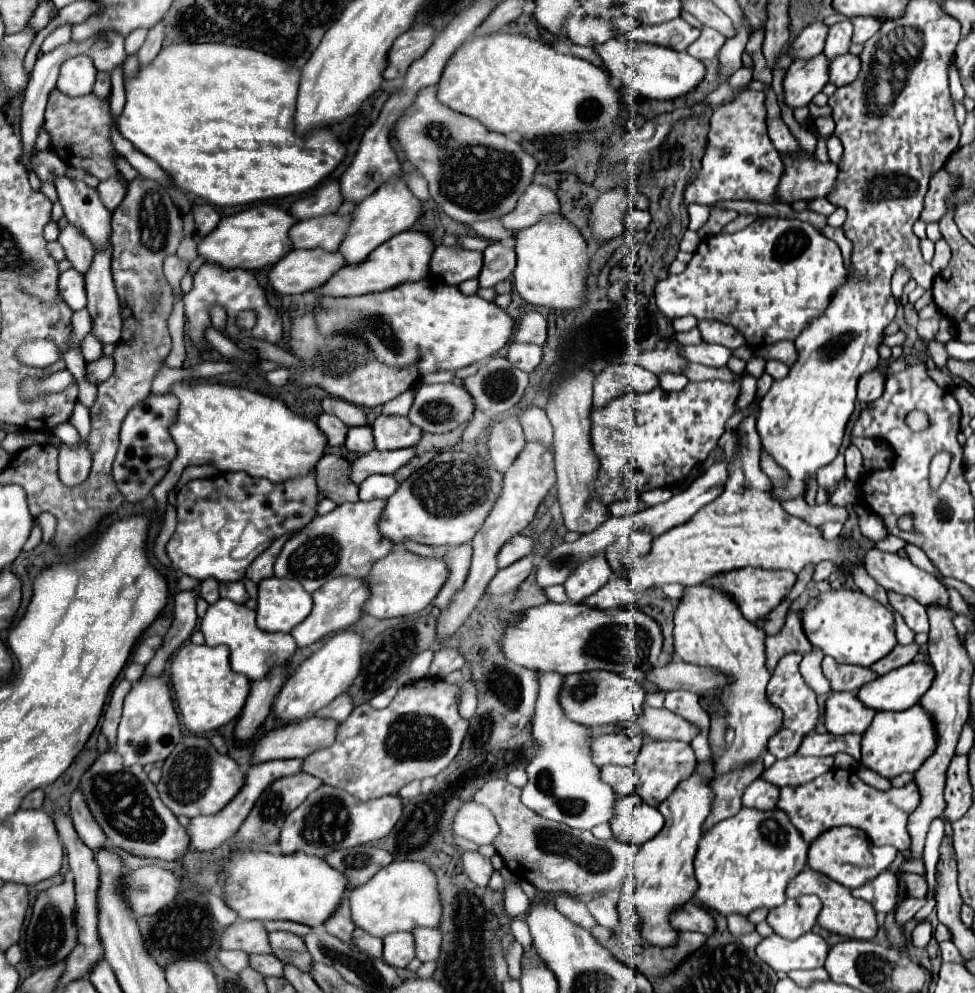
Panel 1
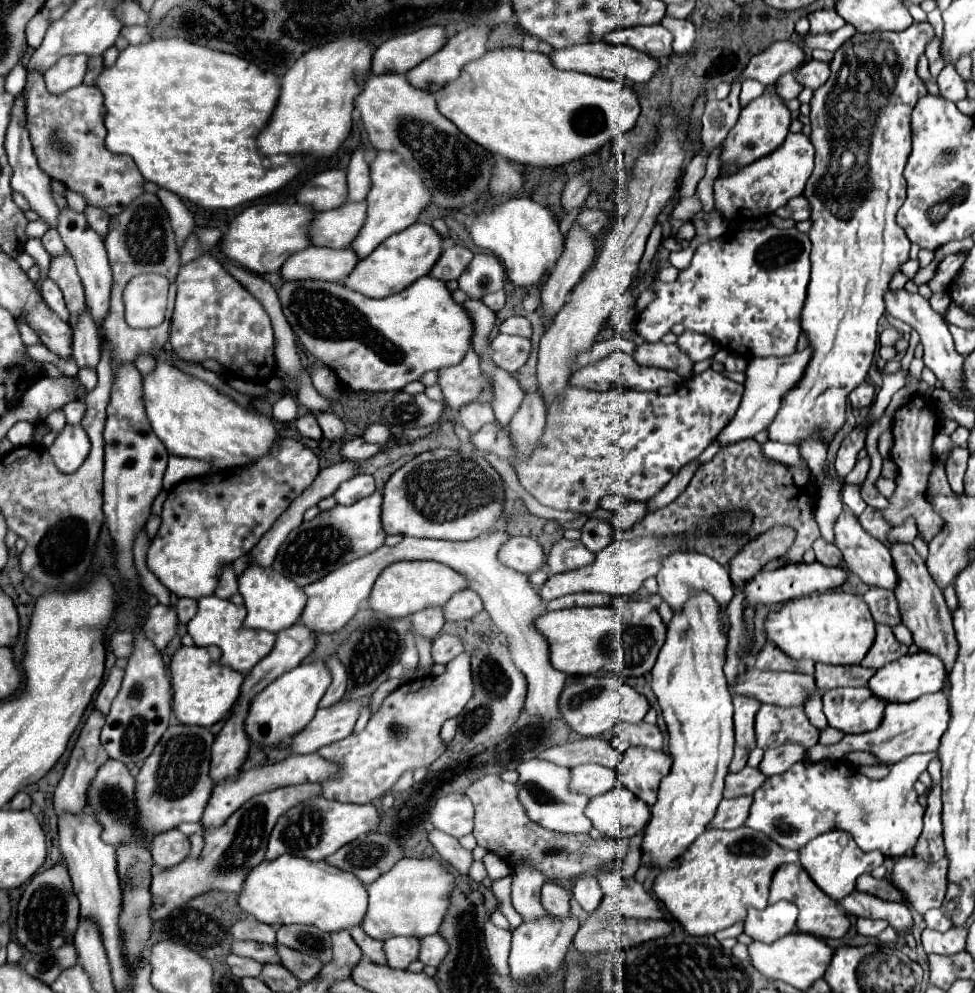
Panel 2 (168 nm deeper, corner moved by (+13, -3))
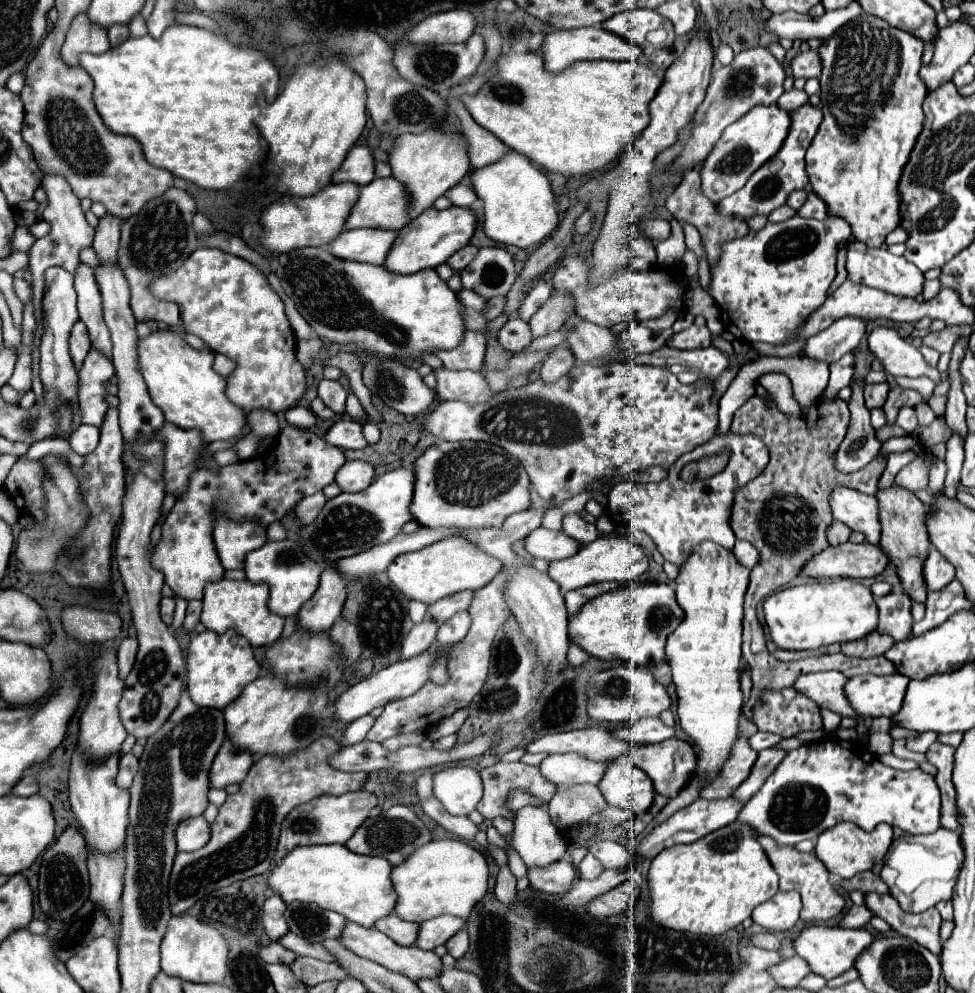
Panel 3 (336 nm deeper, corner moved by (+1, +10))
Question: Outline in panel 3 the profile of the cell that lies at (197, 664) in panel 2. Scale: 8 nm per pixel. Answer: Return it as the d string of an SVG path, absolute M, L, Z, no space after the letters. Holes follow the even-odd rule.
M205 630L203 634L191 636L187 648L187 692L197 706L223 710L231 700L243 692L243 688L259 676L259 664L255 662L251 644L235 630L223 634Z

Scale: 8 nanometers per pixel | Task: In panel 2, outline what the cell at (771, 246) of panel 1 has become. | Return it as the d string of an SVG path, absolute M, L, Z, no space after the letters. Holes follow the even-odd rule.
M765 227L761 231L729 231L717 239L711 239L697 247L691 265L679 273L673 283L655 283L655 301L639 315L635 333L645 341L659 341L673 325L683 323L689 331L709 335L725 349L731 349L743 357L785 357L795 351L801 335L801 309L807 297L807 285L811 275L811 241L805 233L791 229Z

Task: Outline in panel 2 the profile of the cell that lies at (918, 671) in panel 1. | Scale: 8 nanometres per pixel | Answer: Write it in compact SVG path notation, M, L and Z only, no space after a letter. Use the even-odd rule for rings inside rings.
M917 651L913 655L905 655L899 661L893 661L889 665L883 665L877 669L877 673L869 679L869 689L887 701L907 703L913 701L925 693L937 693L945 687L945 665L937 655L929 655L925 651Z

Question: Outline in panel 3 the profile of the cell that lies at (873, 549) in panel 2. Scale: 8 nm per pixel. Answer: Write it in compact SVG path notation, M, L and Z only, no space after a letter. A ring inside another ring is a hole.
M835 488L831 494L833 518L847 524L853 532L863 532L869 544L879 546L881 522L877 496L865 496L857 490Z

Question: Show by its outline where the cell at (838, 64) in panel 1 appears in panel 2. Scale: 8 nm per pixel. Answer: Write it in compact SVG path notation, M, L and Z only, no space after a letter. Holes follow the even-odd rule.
M807 61L803 63L797 71L795 71L795 79L797 83L801 83L803 87L809 87L809 89L817 89L821 87L827 79L829 79L829 65L823 63L823 61Z

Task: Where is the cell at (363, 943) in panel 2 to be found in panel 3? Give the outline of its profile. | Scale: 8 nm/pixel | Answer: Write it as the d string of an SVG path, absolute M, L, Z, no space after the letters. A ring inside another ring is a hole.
M389 914L389 916L381 918L381 920L377 920L377 922L375 922L375 928L377 928L379 932L387 934L387 936L389 936L393 942L397 942L399 946L409 946L409 944L413 944L413 940L415 940L415 936L417 936L419 924L409 924L409 922L405 922L405 920L399 920L397 916Z

